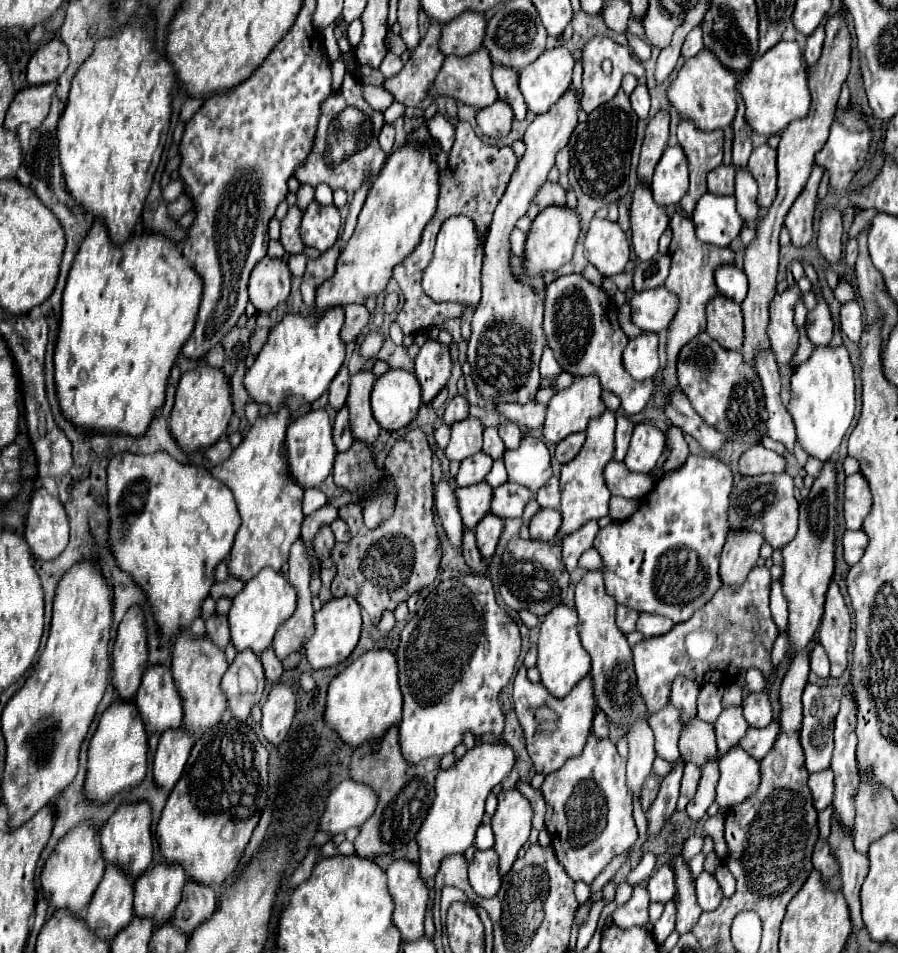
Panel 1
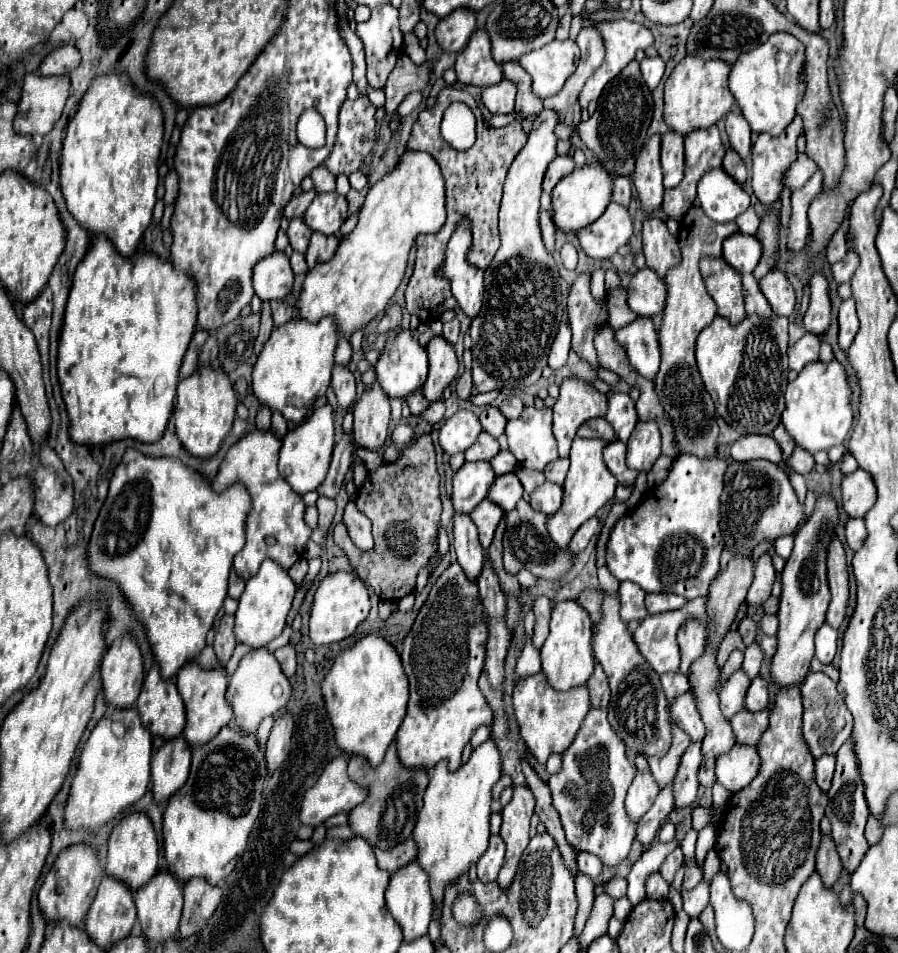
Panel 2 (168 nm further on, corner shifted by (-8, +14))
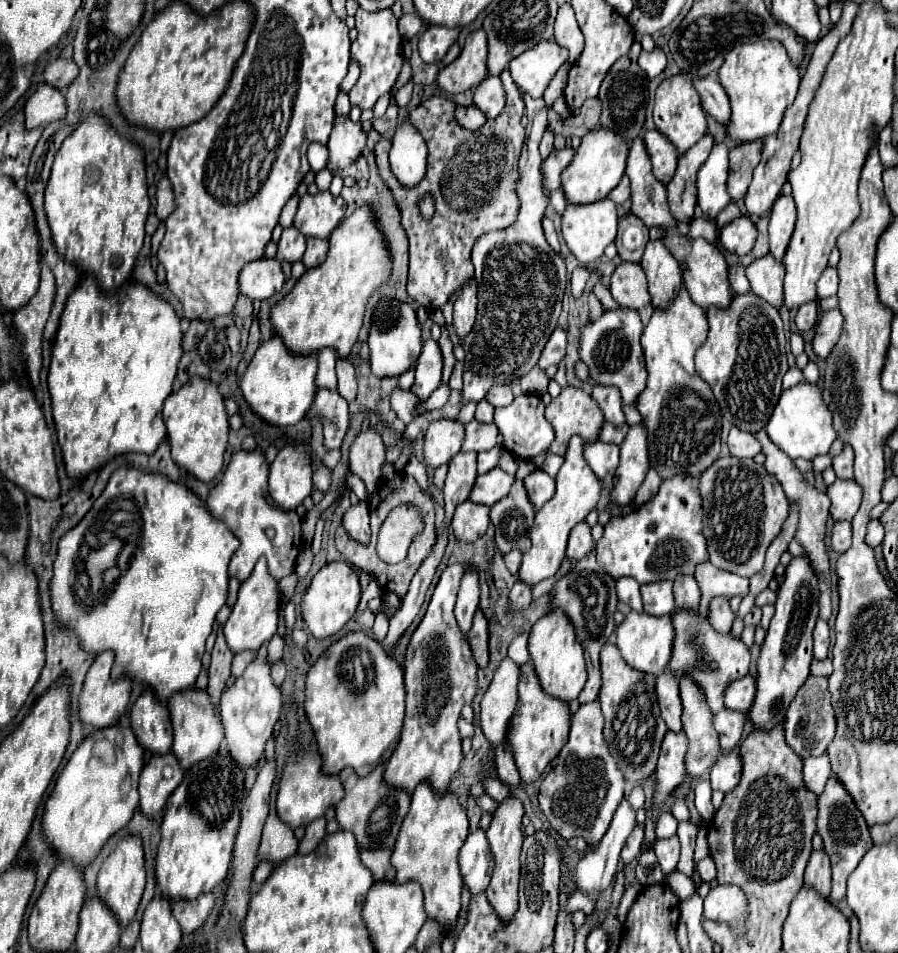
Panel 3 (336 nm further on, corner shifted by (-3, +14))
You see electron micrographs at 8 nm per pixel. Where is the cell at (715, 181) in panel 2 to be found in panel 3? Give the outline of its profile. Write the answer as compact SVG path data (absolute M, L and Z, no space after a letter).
M717 143L709 159L697 173L699 207L707 215L707 219L715 219L719 211L723 211L731 203L727 191L727 153L729 149L725 147L725 143Z

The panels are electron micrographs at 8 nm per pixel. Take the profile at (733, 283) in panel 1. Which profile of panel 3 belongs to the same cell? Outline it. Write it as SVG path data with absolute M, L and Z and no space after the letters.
M747 217L727 223L719 235L723 249L733 255L739 255L739 257L747 255L753 249L755 237L757 237L757 229Z

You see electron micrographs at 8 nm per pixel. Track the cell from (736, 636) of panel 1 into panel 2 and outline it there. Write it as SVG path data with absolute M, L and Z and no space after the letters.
M696 597L692 601L688 601L682 609L676 609L672 613L660 613L660 615L648 615L646 619L640 621L638 629L634 631L634 643L638 645L638 651L642 653L642 657L650 663L650 667L662 675L668 671L678 671L680 665L680 649L676 643L676 633L680 629L680 625L688 619L688 617L700 617L704 621L704 625L708 625L708 613L706 613L706 601L704 597Z

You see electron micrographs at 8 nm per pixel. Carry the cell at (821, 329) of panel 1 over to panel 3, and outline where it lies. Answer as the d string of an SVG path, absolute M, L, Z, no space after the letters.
M809 301L809 303L803 303L795 315L795 325L799 329L799 333L803 331L809 331L813 329L817 323L817 303L815 301Z

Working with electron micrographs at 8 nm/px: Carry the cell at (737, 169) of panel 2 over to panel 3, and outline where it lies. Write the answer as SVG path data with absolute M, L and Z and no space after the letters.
M761 141L741 143L729 151L729 195L733 201L747 193L747 187L753 177L753 169L761 159Z

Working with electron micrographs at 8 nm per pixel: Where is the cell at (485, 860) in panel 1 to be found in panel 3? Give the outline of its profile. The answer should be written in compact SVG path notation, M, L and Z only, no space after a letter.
M477 829L467 837L459 853L459 865L463 881L471 889L471 893L483 893L493 873L493 853L489 849L487 835L483 829Z

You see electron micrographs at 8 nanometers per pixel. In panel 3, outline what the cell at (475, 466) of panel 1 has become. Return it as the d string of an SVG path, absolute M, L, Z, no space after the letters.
M471 421L465 425L467 429L467 437L463 441L463 449L461 451L489 451L497 445L497 427L491 425L479 425L479 421Z

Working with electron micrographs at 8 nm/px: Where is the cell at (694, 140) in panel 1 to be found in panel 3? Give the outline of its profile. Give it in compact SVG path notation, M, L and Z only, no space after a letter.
M703 135L687 153L679 157L677 171L673 181L667 185L667 203L671 209L671 215L677 221L691 221L695 205L697 205L697 193L695 193L695 175L699 167L707 161L711 149L715 145L713 135Z

